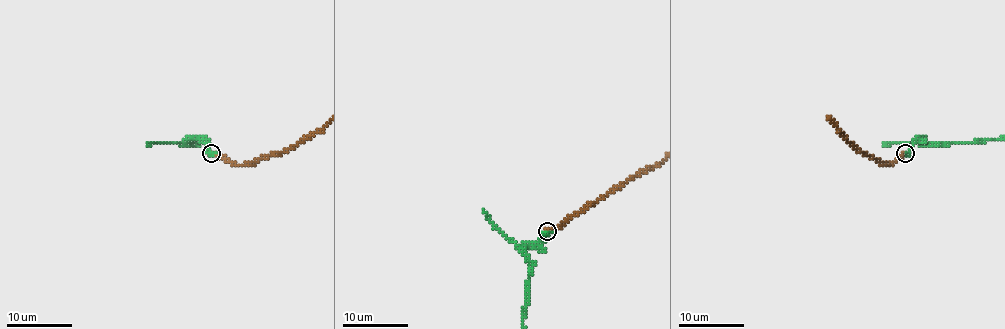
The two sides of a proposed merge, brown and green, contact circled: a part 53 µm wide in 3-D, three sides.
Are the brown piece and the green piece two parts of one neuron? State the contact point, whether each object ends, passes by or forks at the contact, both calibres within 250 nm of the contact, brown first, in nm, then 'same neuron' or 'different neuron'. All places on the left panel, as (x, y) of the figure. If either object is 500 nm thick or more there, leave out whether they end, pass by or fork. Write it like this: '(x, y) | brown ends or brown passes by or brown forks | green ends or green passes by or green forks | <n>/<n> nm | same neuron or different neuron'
(211, 153) | 380/500 nm | same neuron

